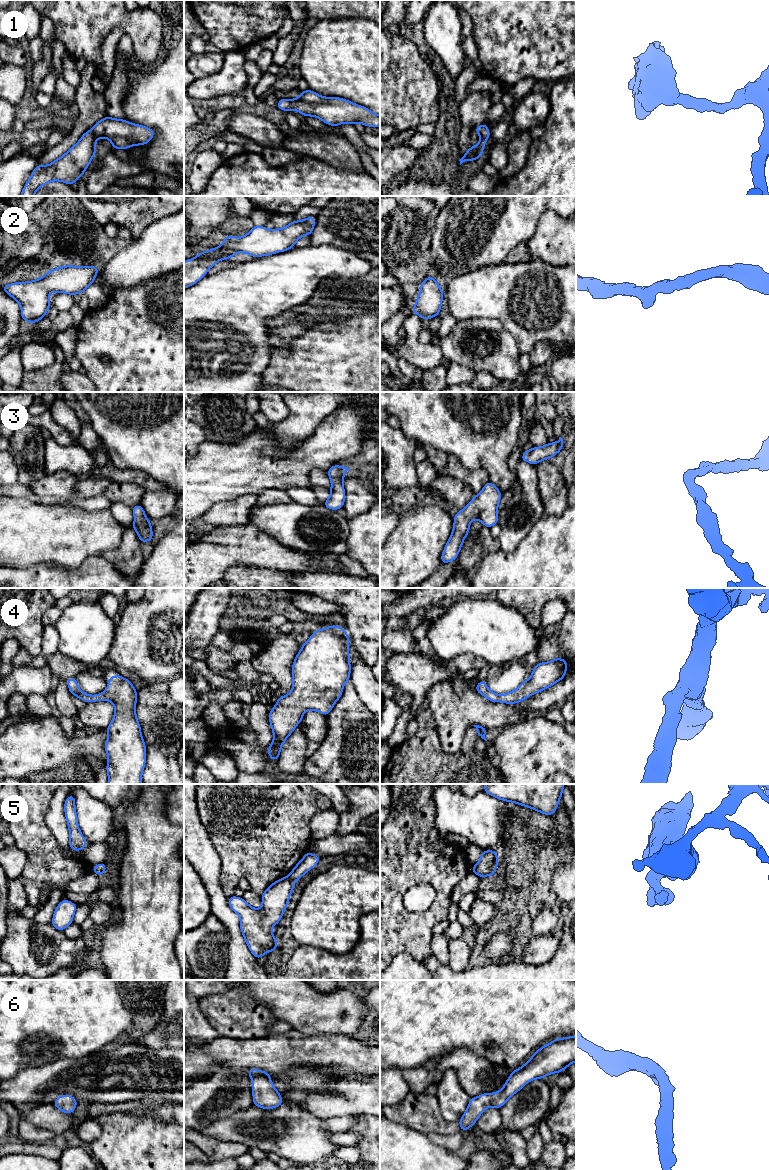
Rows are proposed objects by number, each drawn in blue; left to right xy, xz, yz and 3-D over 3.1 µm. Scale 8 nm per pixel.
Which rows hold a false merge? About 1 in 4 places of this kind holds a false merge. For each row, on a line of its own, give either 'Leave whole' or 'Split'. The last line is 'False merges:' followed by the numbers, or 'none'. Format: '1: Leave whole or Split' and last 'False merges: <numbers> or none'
1: Leave whole
2: Leave whole
3: Leave whole
4: Leave whole
5: Split
6: Leave whole
False merges: 5

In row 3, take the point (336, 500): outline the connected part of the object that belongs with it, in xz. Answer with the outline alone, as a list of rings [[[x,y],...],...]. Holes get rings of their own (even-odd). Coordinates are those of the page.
[[[333,465],[327,471],[327,475],[331,479],[331,489],[330,497],[323,504],[324,507],[337,511],[344,506],[345,489],[343,486],[343,478],[349,469],[340,465]]]

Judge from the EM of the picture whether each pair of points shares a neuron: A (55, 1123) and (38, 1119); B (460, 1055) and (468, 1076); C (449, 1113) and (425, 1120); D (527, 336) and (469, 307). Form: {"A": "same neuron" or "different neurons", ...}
{"A": "same neuron", "B": "same neuron", "C": "different neurons", "D": "same neuron"}

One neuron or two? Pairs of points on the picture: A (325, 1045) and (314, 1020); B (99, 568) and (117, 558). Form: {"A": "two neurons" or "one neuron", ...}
{"A": "two neurons", "B": "two neurons"}

